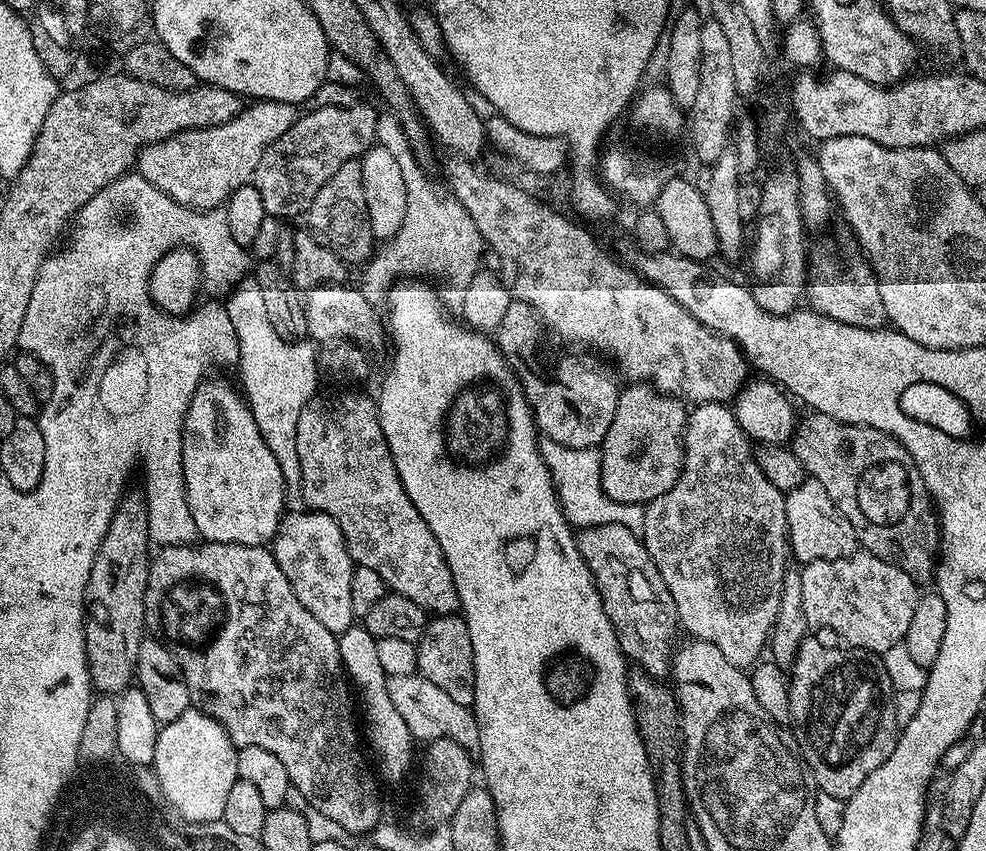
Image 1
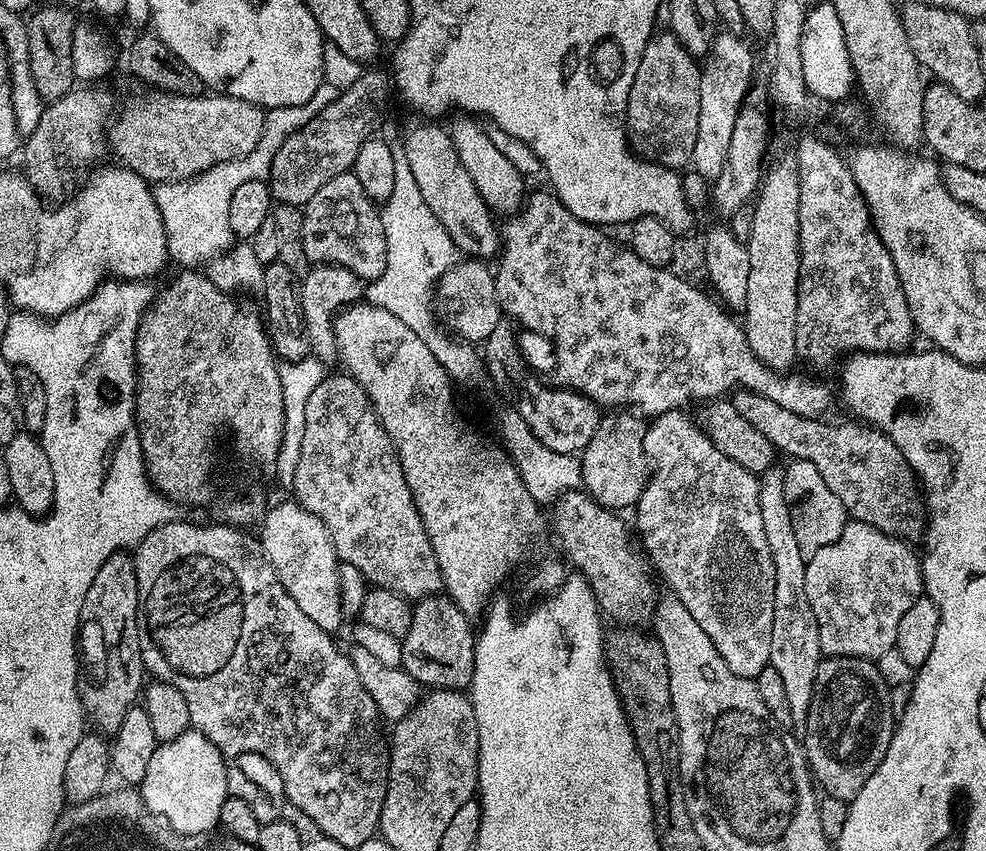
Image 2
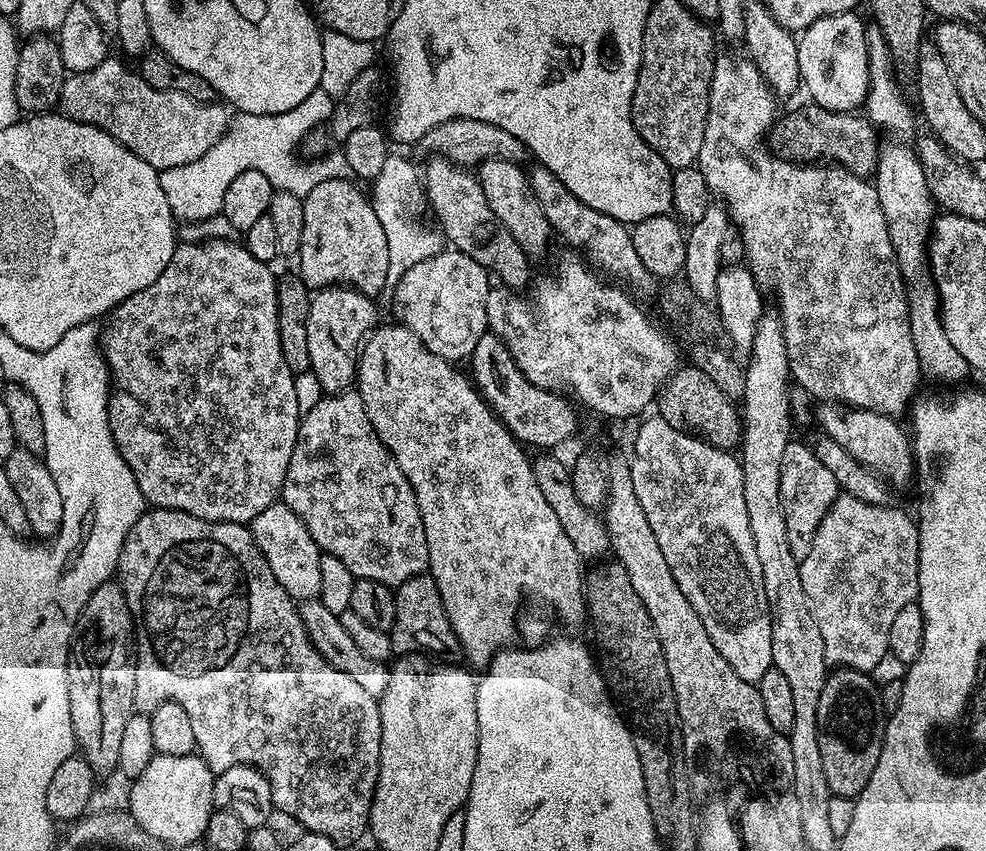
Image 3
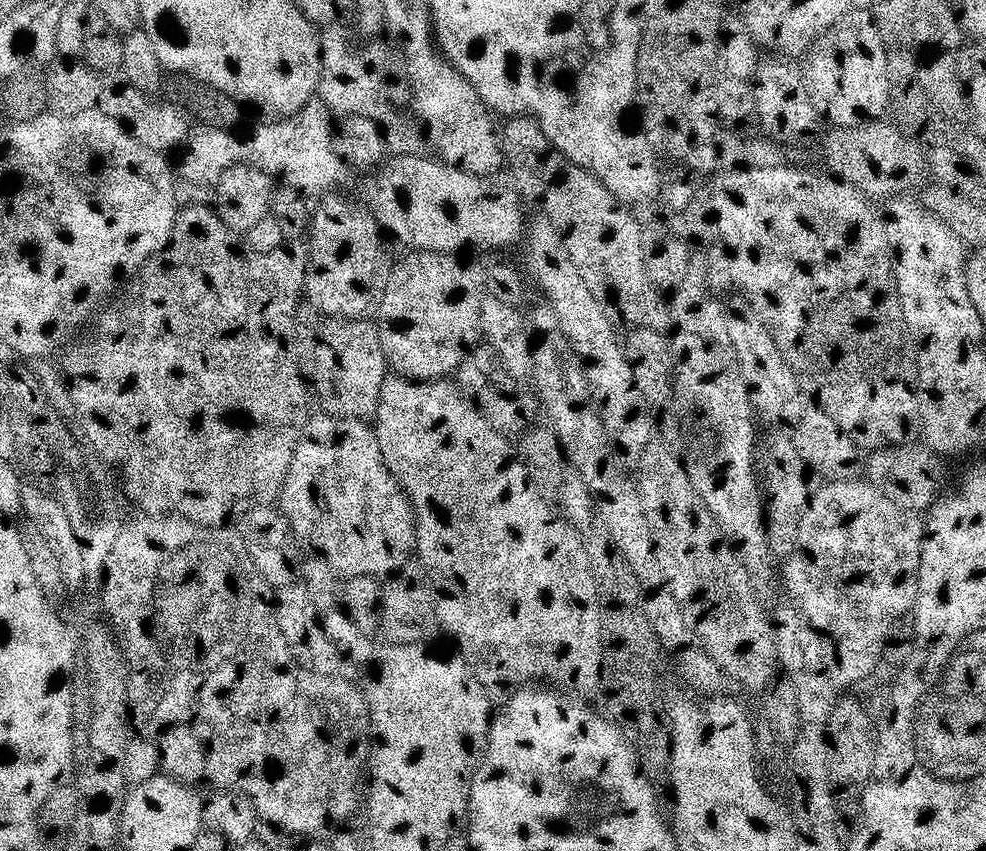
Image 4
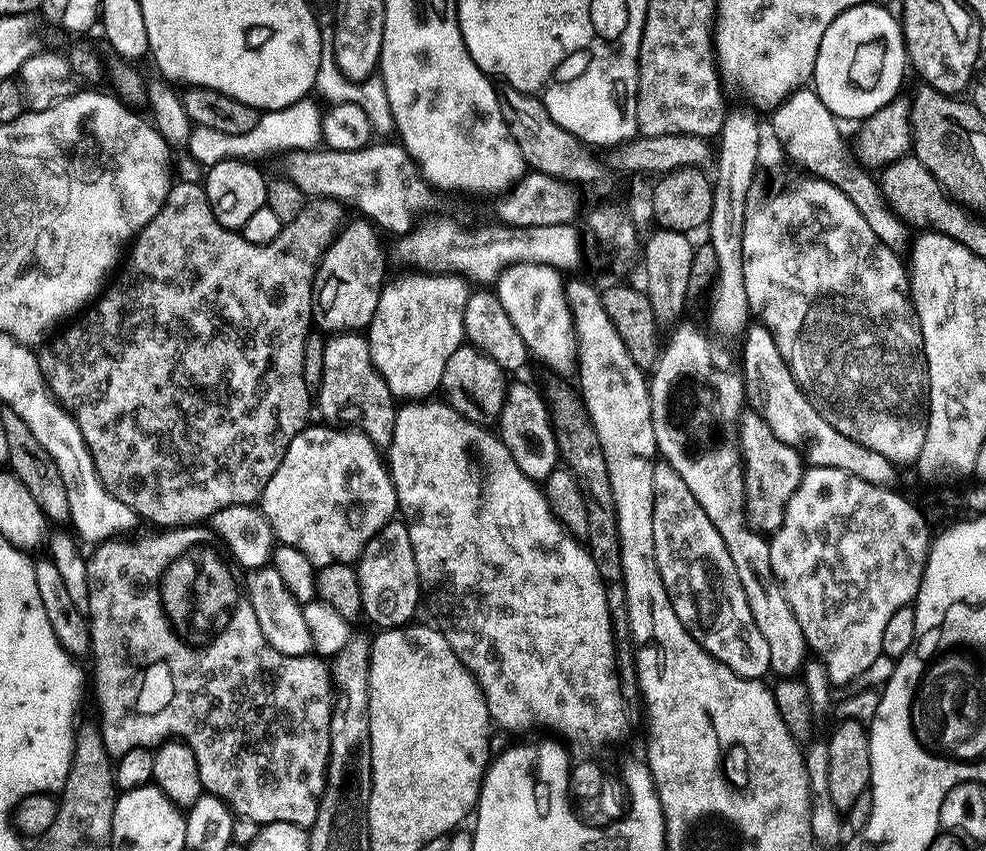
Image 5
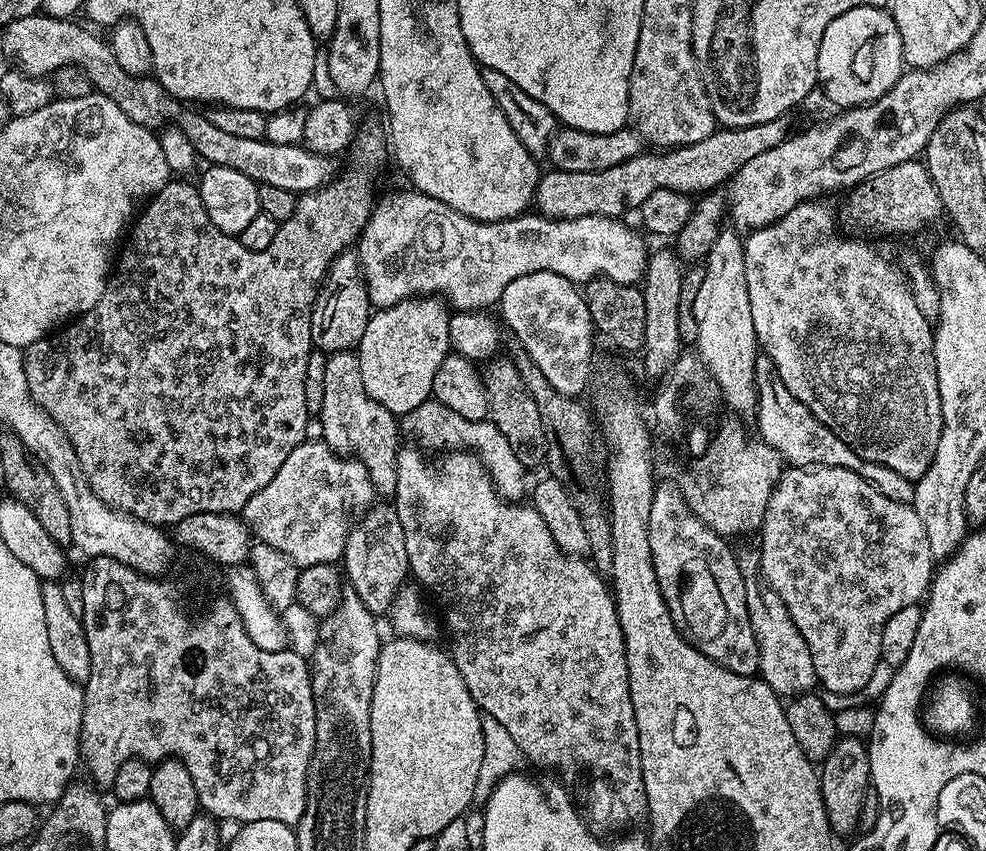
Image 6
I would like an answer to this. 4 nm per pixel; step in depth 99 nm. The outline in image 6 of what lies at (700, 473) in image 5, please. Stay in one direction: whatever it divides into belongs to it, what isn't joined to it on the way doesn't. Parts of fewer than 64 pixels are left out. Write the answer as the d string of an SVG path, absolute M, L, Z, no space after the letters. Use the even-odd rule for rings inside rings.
M737 551L736 561L746 586L746 614L750 614L750 626L758 642L759 679L764 680L766 686L770 686L770 690L774 690L781 698L801 696L803 692L813 691L818 681L814 658L810 658L810 646L806 646L806 638L802 638L798 626L794 626L794 618L790 618L790 610L786 610L786 602L782 602L774 586L766 582L759 551Z

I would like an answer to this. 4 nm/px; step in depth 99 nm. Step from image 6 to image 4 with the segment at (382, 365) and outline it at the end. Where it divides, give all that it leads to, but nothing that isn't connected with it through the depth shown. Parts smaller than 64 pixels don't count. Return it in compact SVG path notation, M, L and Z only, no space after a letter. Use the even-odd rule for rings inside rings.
M408 250L403 254L401 260L399 257L393 263L390 282L386 282L386 294L382 294L382 302L374 313L384 359L395 373L412 380L451 377L473 345L481 339L478 310L482 310L482 298L486 294L485 269L468 260L460 260L464 258L451 252Z

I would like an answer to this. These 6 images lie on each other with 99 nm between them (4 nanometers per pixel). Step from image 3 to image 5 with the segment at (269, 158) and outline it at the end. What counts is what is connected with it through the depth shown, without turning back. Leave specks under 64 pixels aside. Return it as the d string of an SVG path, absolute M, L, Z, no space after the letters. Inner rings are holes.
M305 98L286 106L277 112L266 112L261 115L258 126L250 130L250 134L218 134L218 130L206 130L205 128L193 127L186 151L203 166L211 166L223 160L235 160L237 158L256 158L252 156L272 156L275 152L311 152L319 149L322 144L320 135L320 122L322 108Z

